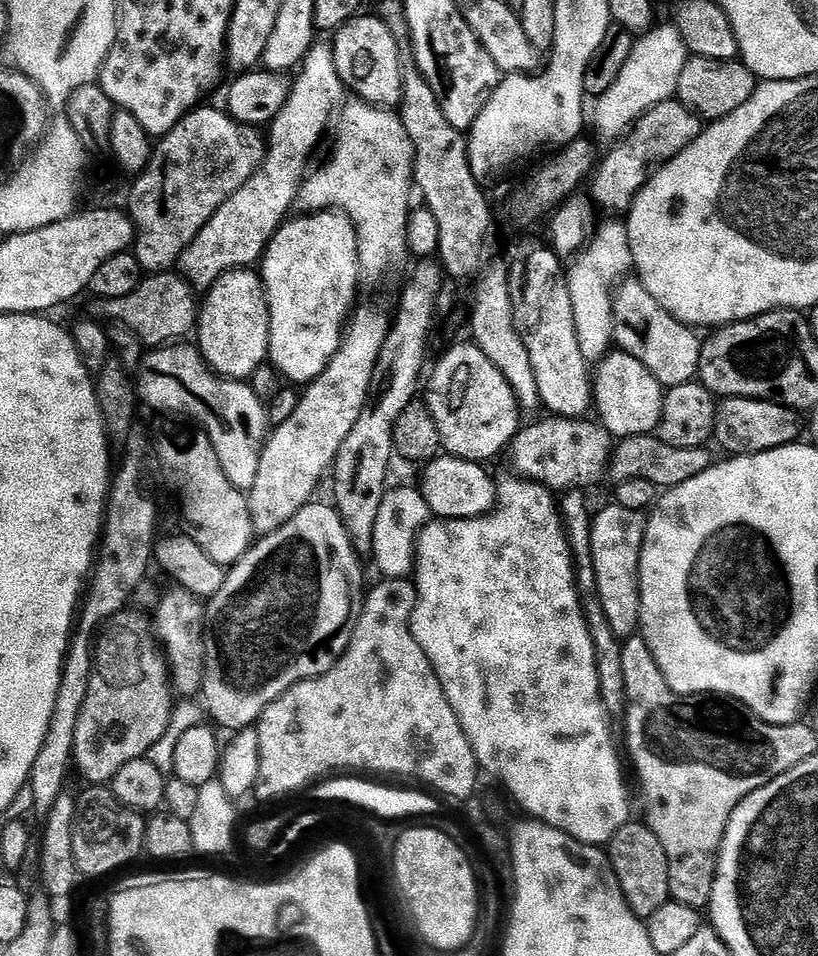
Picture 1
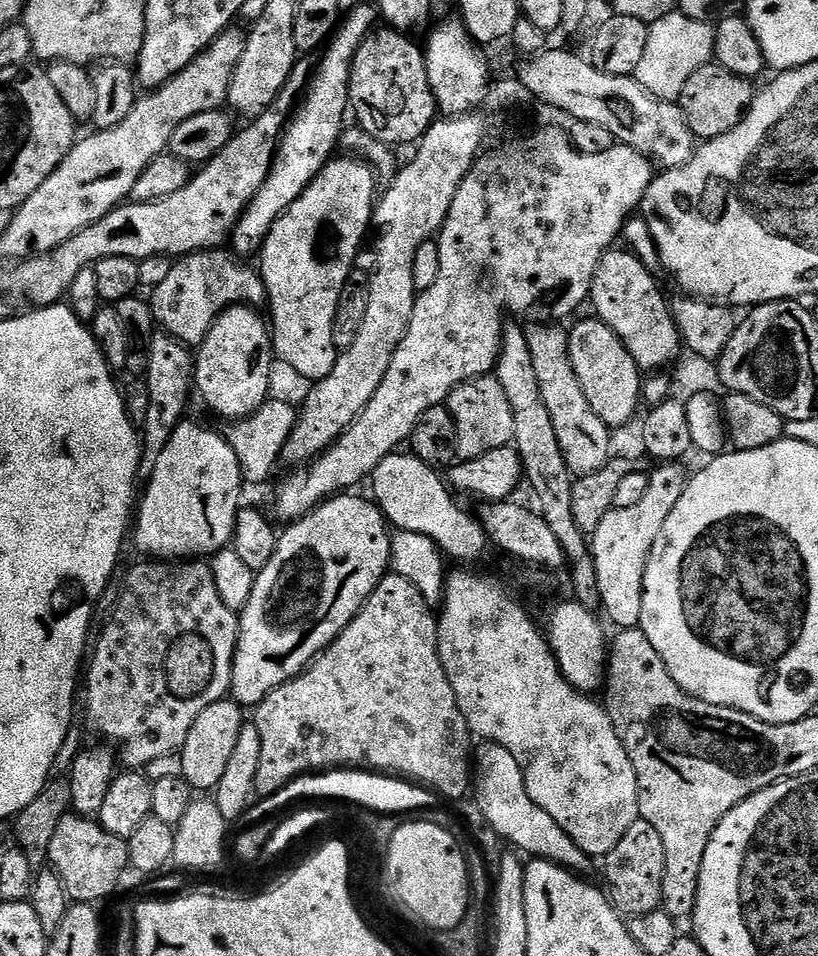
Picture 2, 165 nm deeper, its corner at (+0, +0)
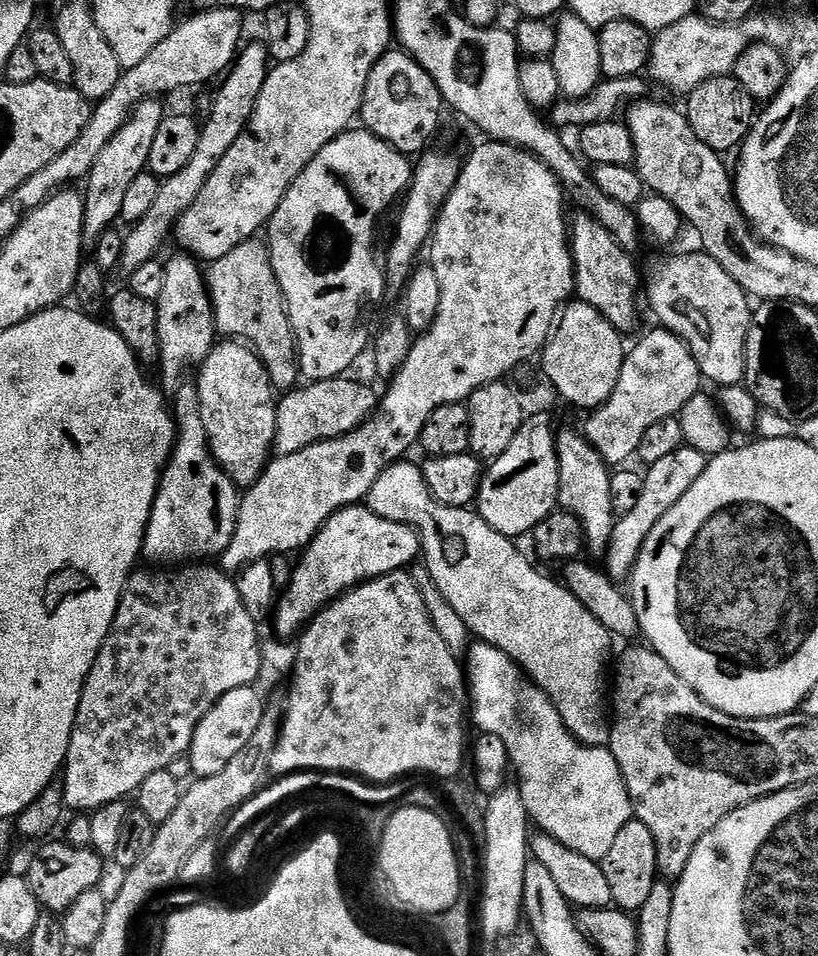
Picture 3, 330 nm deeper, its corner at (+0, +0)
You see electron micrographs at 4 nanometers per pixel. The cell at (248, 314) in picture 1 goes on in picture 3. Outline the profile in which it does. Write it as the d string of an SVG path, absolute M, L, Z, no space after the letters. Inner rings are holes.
M235 338L217 343L199 365L199 372L200 377L196 376L194 381L201 399L201 418L208 449L237 488L247 490L263 474L273 455L277 389L272 387L272 379L263 360L249 345Z

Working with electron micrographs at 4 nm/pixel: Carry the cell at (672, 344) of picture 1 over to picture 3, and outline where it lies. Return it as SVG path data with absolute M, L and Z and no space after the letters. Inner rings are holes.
M580 214L577 220L573 219L570 224L570 243L572 245L572 261L576 267L576 290L575 295L582 302L594 306L610 326L614 326L621 334L629 334L636 328L636 287L641 287L642 276L636 273L636 264L633 257L621 246L595 218L587 214Z

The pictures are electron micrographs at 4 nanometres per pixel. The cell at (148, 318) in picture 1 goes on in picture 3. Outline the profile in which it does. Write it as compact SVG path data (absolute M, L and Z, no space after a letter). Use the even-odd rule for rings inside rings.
M260 238L242 242L230 250L226 258L218 258L207 265L206 279L217 333L251 346L268 368L273 388L291 390L297 387L301 374L296 358L296 339L267 243Z

